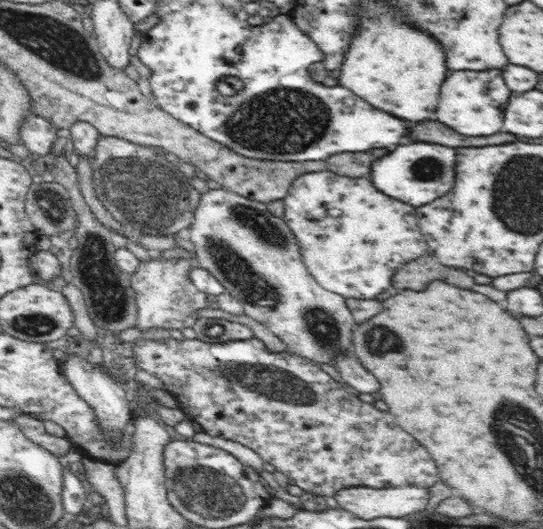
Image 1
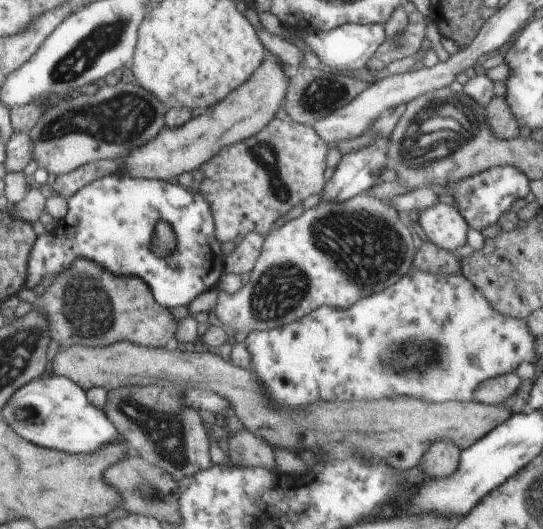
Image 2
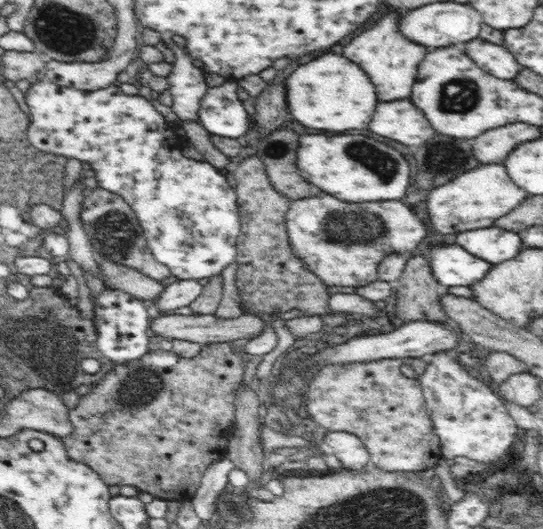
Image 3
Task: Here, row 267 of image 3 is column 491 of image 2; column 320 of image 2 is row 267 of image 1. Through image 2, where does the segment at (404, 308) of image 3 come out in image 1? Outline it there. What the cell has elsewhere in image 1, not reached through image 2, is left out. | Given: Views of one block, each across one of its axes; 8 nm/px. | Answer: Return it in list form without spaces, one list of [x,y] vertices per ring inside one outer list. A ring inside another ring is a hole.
[[[422,256],[410,263],[404,265],[396,272],[392,279],[392,286],[395,289],[412,289],[415,291],[423,291],[430,280],[440,278],[442,282],[448,282],[452,286],[460,286],[460,288],[472,288],[476,286],[474,280],[456,268],[448,268],[442,266],[434,256]]]

